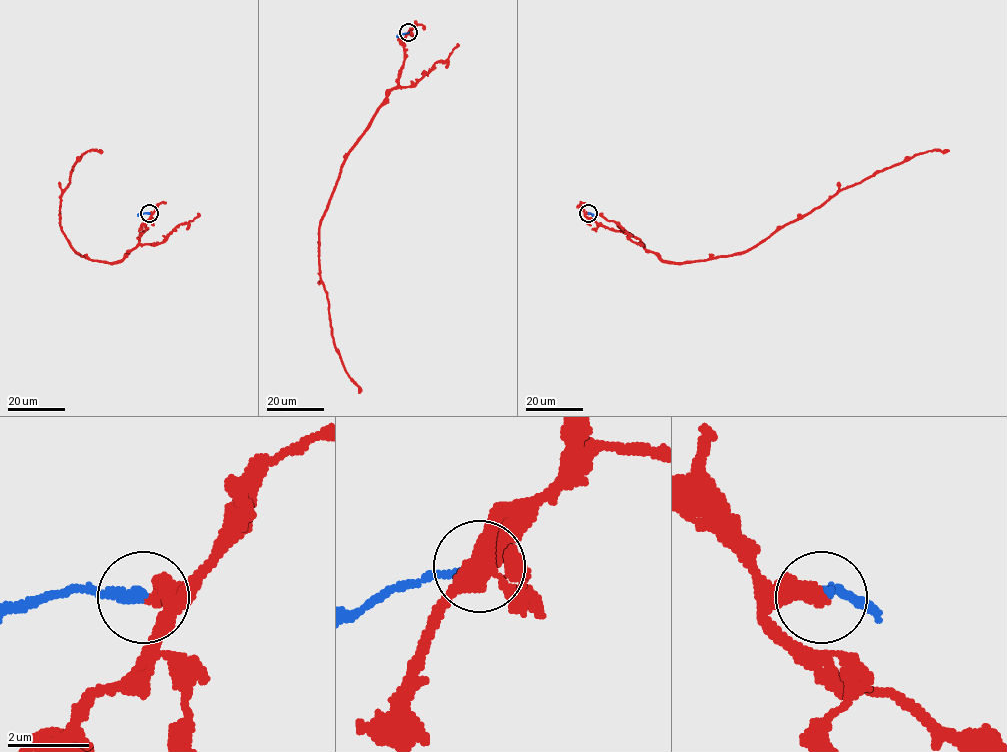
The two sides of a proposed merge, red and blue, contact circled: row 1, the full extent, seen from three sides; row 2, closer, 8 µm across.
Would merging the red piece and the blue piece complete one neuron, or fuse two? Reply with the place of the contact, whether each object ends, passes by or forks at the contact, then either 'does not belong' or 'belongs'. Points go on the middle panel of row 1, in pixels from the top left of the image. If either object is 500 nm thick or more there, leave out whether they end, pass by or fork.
place (408, 32); red ends; blue ends; belongs

